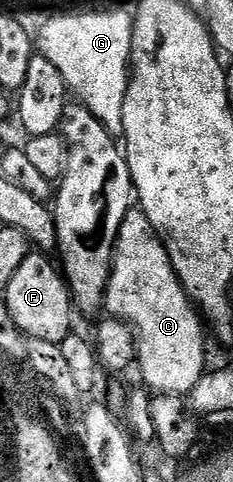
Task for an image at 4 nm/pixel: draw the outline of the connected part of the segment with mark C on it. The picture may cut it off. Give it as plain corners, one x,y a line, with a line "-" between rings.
131,207
120,227
104,309
109,316
119,317
133,327
138,342
136,365
142,368
145,384
155,394
187,395
193,391
208,369
208,329
184,291
157,231
148,223
141,208

